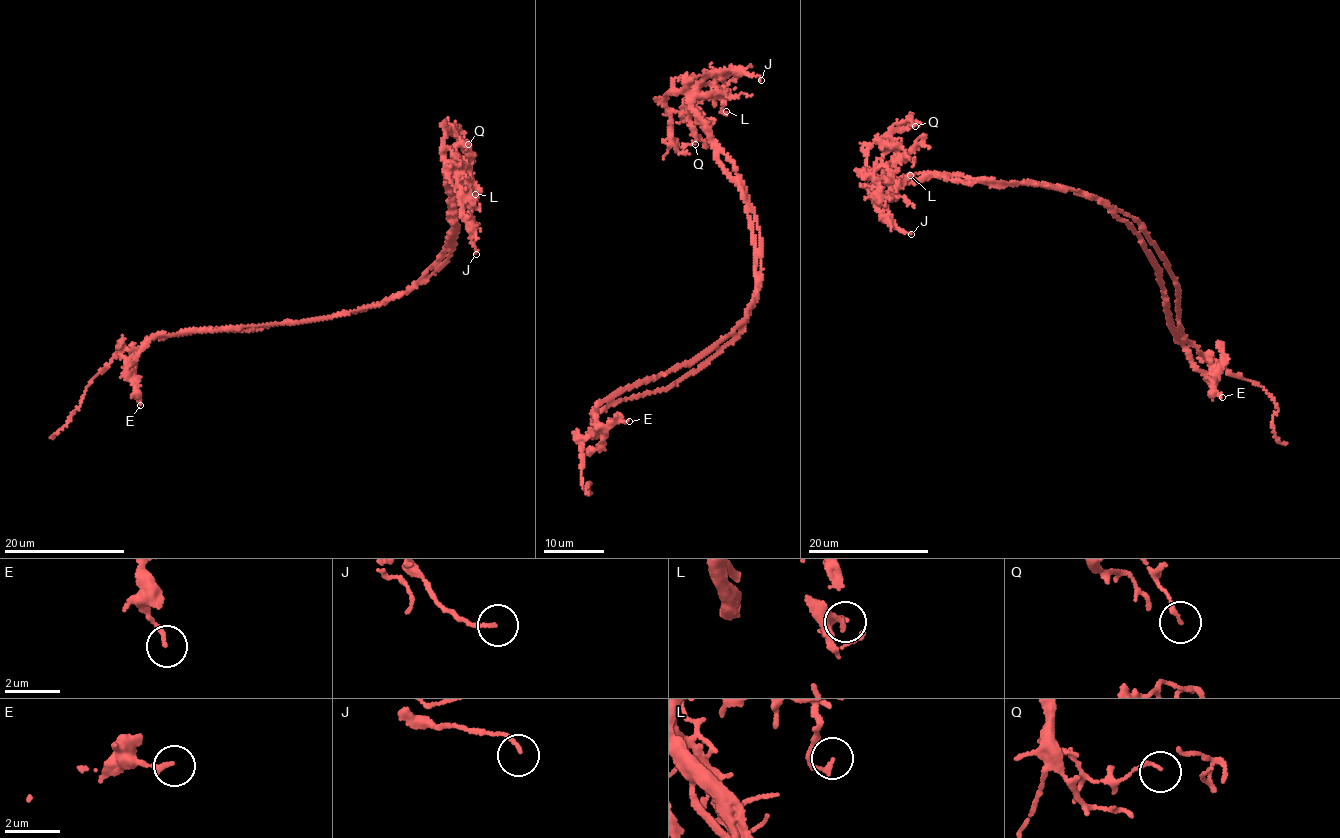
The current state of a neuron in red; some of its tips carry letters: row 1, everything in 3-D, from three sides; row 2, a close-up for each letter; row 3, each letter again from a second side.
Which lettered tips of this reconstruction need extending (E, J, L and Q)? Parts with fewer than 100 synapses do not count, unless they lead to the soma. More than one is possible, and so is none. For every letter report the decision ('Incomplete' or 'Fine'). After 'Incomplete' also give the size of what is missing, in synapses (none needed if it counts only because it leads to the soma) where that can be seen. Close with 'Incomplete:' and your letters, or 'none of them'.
E: Fine
J: Fine
L: Fine
Q: Fine
Incomplete: none of them

